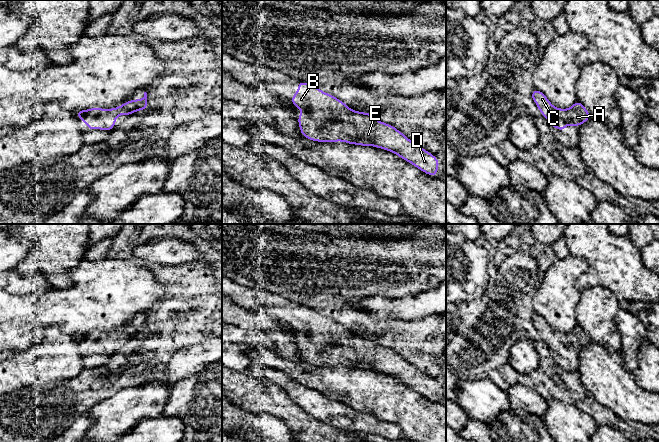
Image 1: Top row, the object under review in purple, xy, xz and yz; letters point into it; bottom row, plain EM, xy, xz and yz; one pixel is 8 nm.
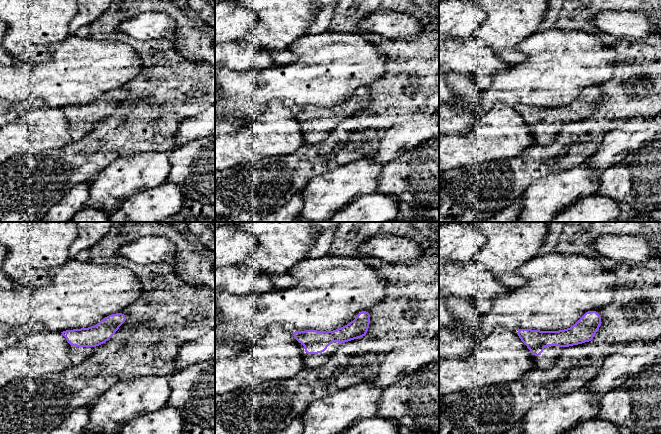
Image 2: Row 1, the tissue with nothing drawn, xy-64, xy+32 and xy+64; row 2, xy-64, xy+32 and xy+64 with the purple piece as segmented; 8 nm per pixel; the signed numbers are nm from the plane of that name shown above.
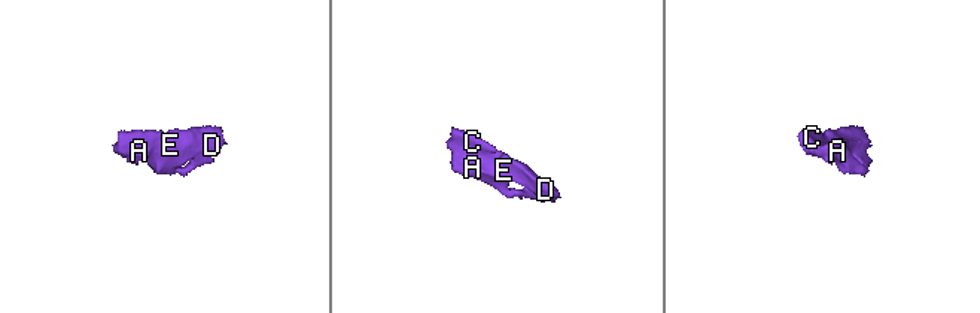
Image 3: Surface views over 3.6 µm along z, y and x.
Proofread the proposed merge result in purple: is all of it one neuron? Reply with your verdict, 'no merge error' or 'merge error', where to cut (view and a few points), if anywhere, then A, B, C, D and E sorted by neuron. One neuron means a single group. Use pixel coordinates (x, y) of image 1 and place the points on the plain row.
no merge error; no cut; A B C D E

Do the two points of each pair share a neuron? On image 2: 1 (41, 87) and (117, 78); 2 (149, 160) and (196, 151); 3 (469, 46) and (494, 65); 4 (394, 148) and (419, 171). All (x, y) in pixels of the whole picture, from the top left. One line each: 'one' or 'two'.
1: one
2: two
3: one
4: two

